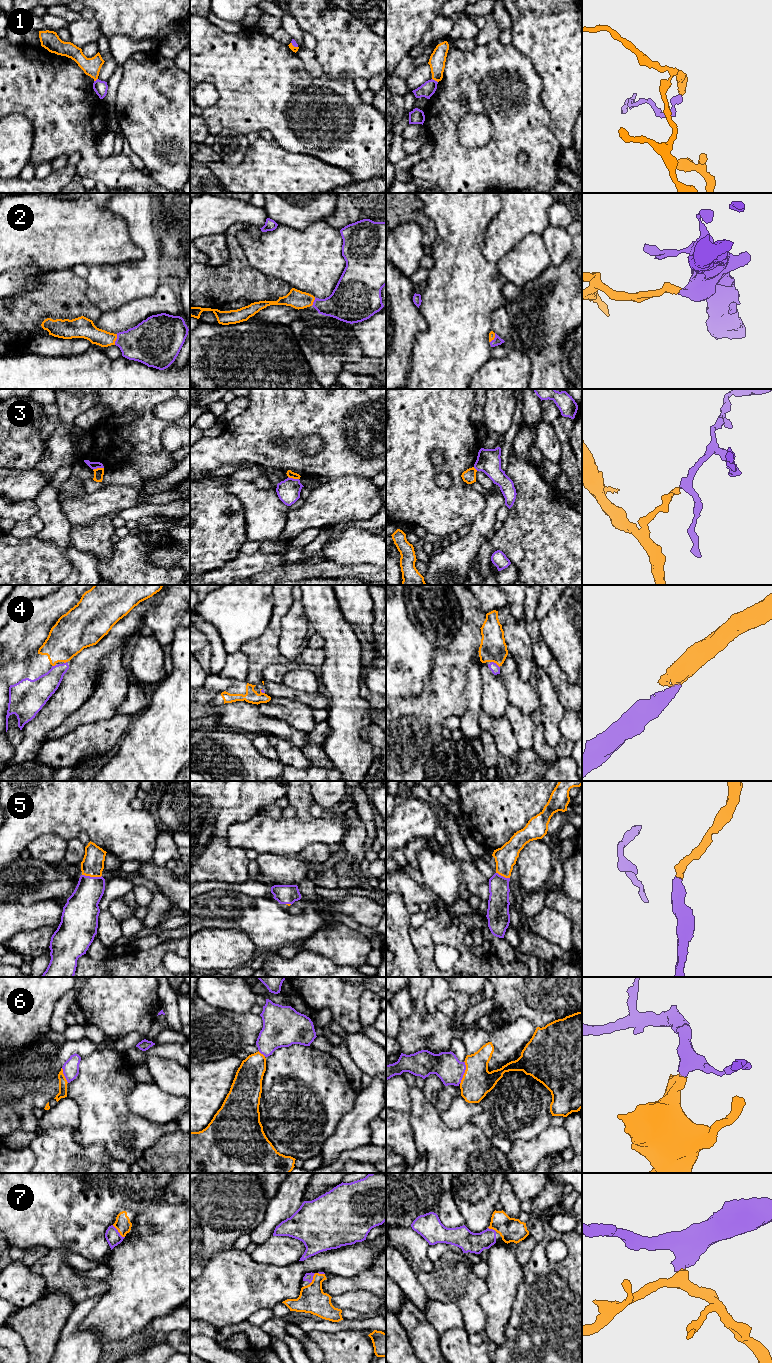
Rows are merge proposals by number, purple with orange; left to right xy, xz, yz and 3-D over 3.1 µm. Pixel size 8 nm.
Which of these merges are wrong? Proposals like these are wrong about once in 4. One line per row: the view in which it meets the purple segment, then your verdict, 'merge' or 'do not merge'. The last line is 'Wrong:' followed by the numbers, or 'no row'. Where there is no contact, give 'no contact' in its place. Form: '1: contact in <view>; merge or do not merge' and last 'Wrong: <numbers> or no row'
1: contact in yz; do not merge
2: contact in xy; merge
3: contact in xy; do not merge
4: contact in yz; merge
5: contact in xy; merge
6: contact in yz; merge
7: contact in xy; merge
Wrong: 1, 3

